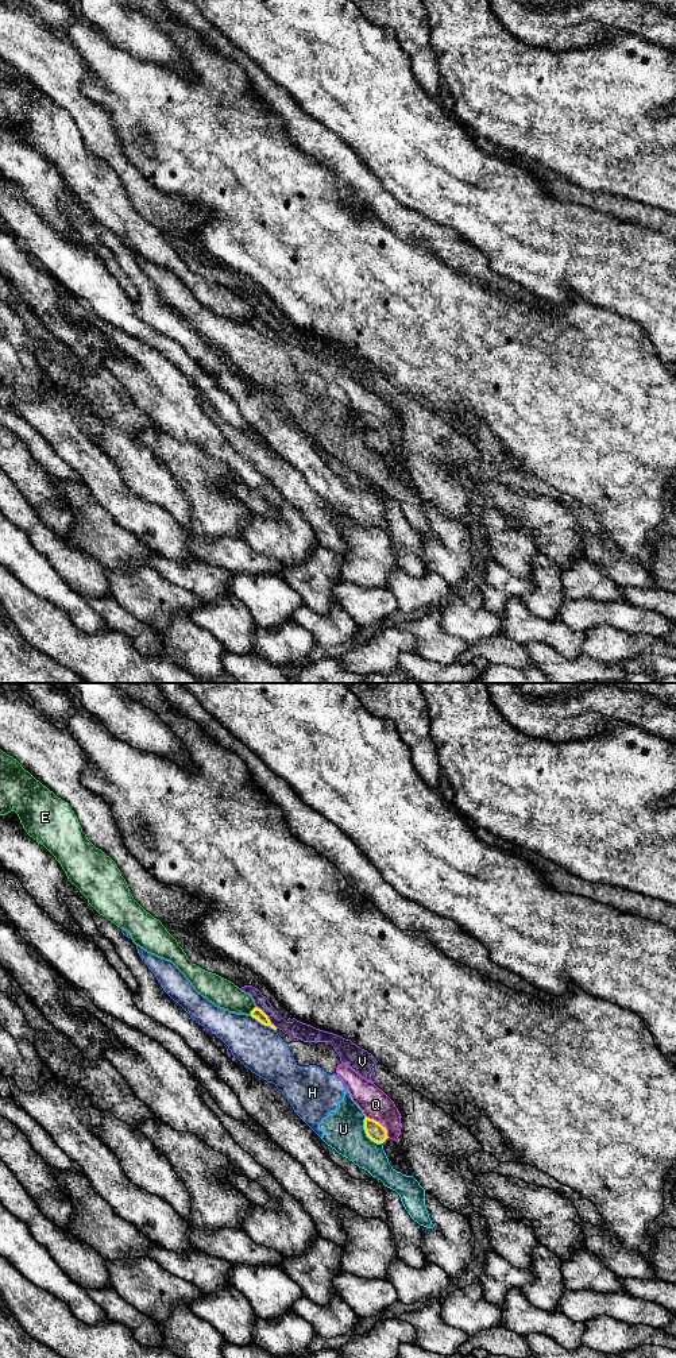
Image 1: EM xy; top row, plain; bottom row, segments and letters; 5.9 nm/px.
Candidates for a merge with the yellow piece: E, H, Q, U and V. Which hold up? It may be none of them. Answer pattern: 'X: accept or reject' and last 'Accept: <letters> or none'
E: reject
H: reject
Q: accept
U: reject
V: reject
Accept: Q

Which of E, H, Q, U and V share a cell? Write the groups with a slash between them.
E / H U / Q / V

